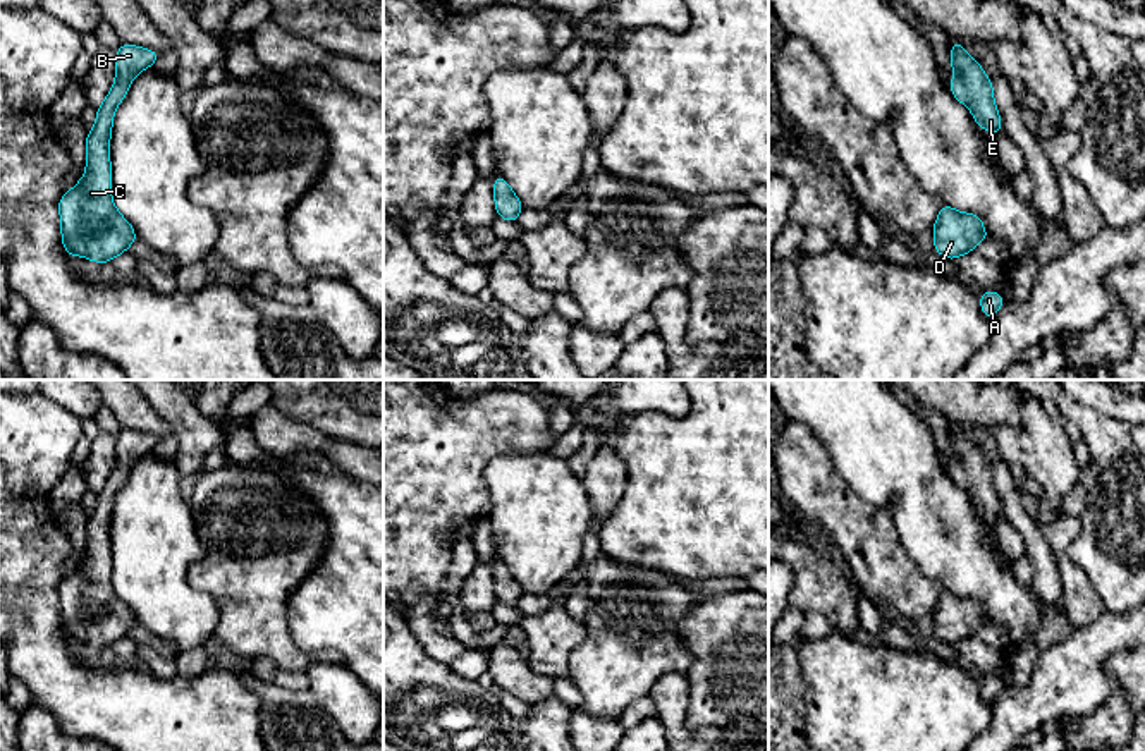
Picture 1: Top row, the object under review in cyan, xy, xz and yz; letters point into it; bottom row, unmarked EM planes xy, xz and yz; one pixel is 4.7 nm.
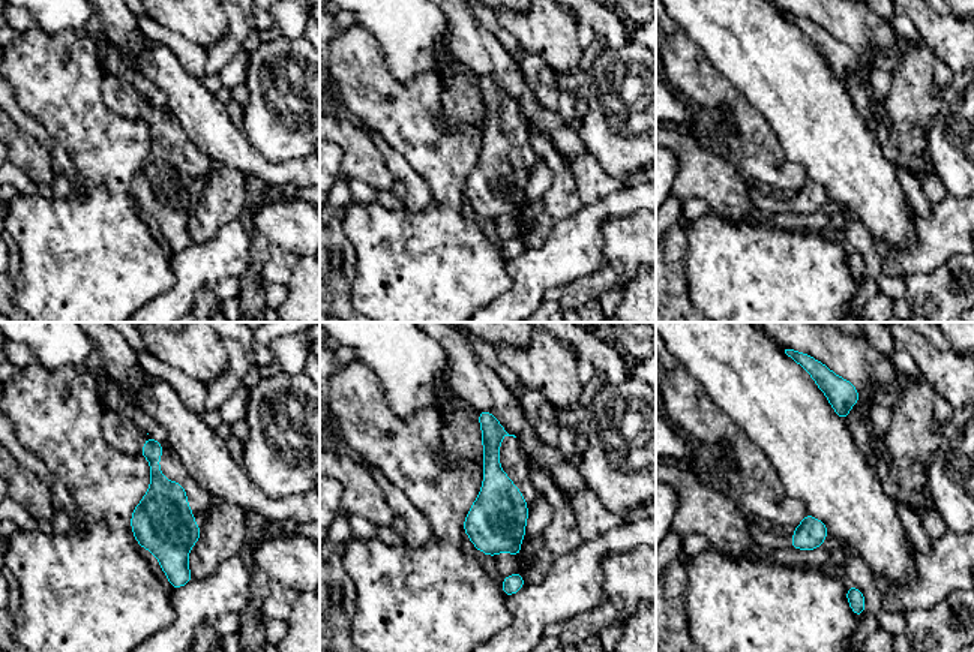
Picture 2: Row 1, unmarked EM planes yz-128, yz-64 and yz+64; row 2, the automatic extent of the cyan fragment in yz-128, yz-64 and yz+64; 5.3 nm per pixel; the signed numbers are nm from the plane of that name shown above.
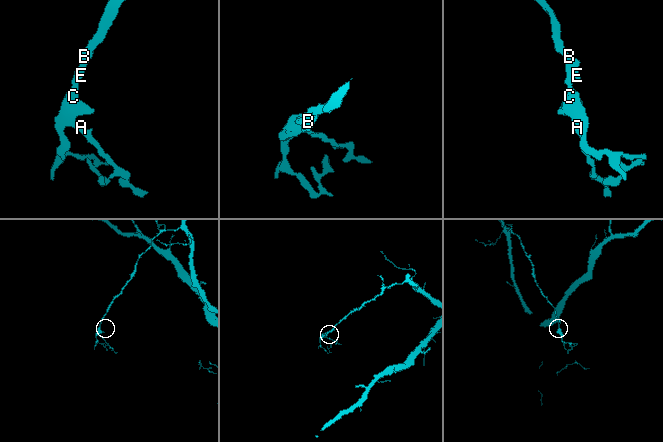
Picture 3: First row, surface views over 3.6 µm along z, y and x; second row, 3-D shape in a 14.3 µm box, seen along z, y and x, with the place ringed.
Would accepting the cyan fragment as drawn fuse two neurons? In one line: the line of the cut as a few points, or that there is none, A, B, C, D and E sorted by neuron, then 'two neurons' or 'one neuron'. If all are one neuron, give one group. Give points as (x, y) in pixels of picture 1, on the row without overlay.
no cut | A B C D E | one neuron

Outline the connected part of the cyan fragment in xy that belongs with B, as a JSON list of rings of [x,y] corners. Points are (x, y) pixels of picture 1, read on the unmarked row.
[[[122,428],[115,442],[115,469],[96,493],[96,507],[86,521],[84,562],[58,586],[62,629],[67,639],[108,648],[138,626],[132,610],[112,586],[110,521],[113,497],[132,464],[151,452],[158,437]]]

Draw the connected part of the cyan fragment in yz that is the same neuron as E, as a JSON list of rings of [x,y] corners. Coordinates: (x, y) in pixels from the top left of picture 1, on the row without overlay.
[[[954,424],[951,431],[954,464],[949,467],[952,481],[971,495],[980,514],[999,519],[1001,500],[994,486],[994,474],[980,449]]]

